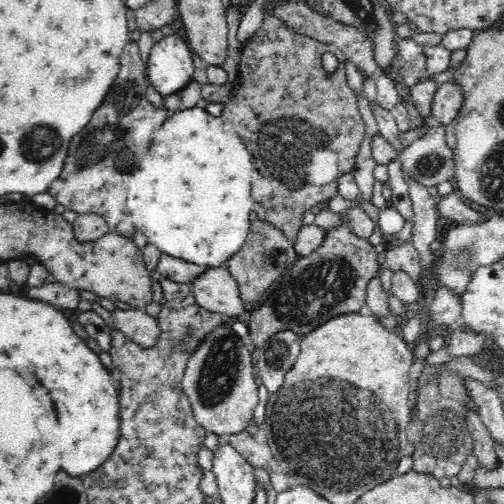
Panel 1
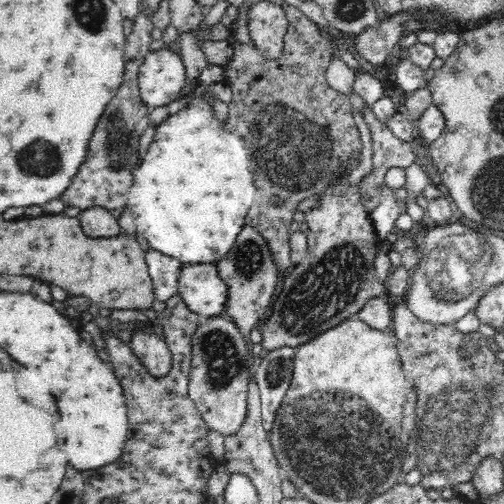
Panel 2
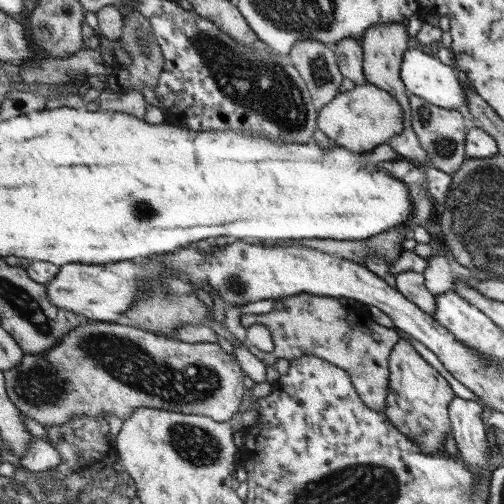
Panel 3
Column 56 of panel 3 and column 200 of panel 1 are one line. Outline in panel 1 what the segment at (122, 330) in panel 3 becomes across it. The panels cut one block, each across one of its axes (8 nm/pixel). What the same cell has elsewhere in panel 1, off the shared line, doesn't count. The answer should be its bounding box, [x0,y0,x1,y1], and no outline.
[182,324,260,436]

